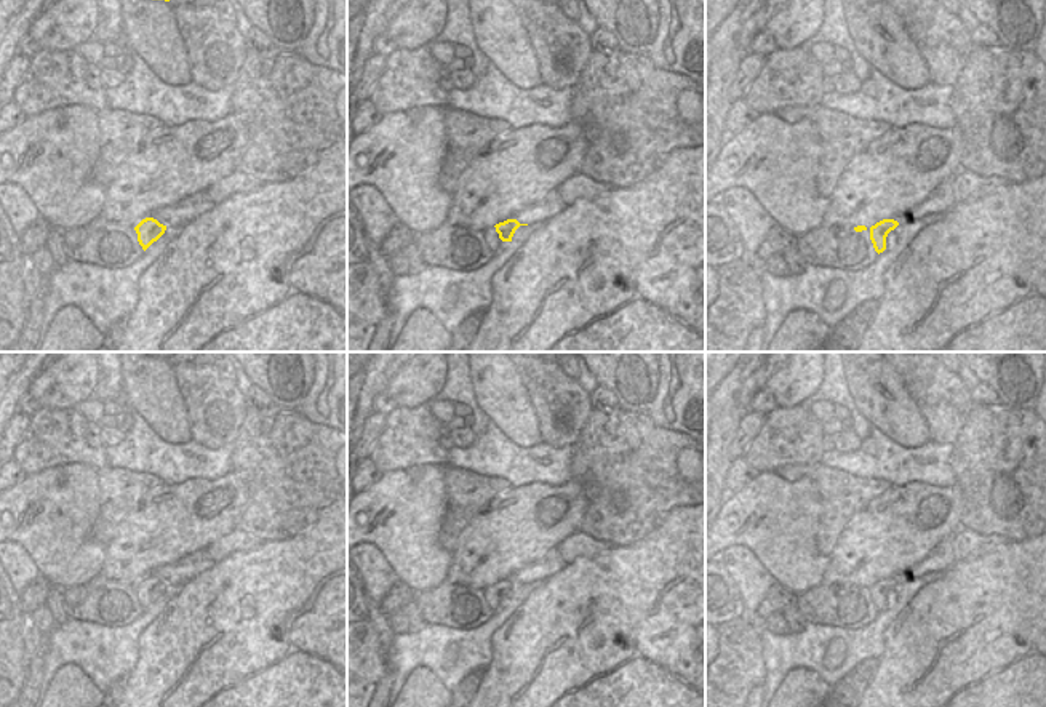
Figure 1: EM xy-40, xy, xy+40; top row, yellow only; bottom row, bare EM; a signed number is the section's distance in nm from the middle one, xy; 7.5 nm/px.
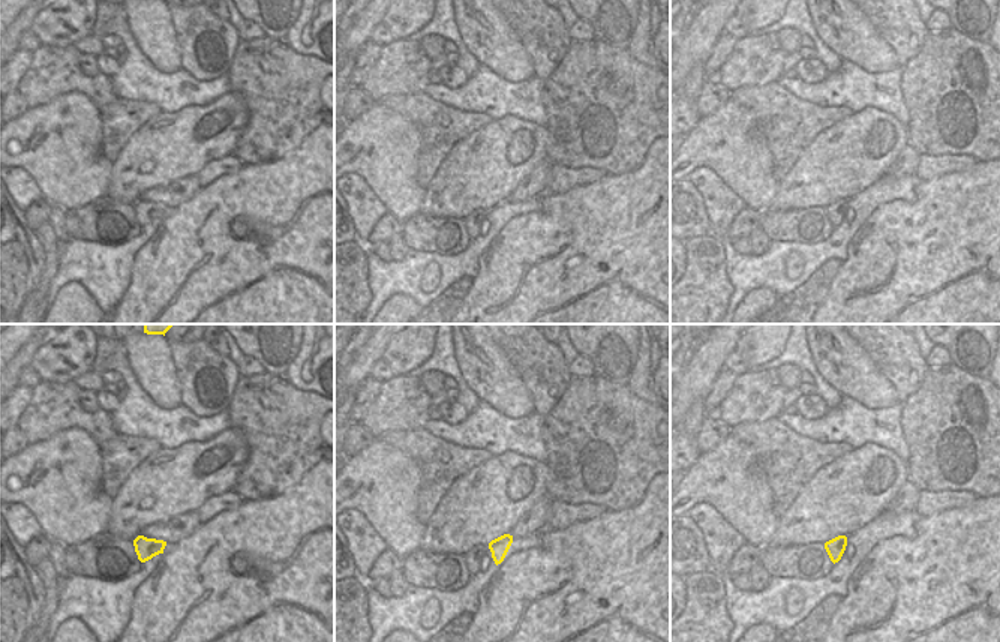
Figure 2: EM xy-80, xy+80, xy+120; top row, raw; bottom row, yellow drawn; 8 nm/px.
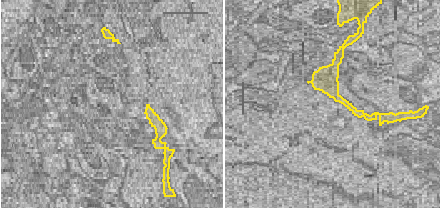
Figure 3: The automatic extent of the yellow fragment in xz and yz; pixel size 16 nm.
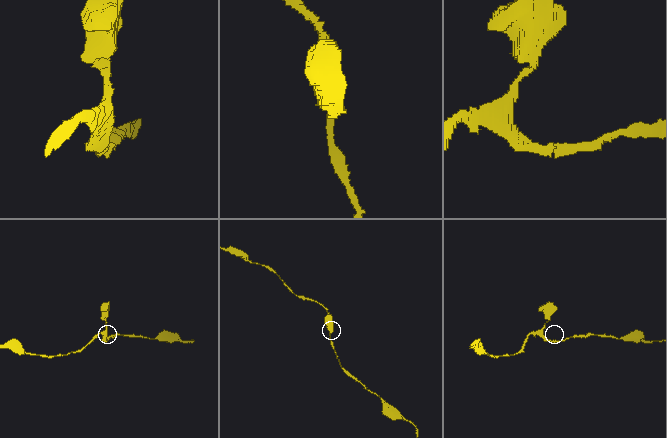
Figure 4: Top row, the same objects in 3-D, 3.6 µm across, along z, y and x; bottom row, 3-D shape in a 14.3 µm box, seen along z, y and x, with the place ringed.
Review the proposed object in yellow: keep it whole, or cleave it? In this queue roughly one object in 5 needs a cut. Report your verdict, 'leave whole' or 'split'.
leave whole

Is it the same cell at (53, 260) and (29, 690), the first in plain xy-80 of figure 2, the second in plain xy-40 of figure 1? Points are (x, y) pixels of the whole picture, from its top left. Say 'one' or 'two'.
one

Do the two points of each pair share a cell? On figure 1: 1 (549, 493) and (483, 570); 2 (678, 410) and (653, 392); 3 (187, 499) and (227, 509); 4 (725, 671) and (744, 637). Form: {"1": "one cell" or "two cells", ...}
{"1": "one cell", "2": "two cells", "3": "one cell", "4": "one cell"}

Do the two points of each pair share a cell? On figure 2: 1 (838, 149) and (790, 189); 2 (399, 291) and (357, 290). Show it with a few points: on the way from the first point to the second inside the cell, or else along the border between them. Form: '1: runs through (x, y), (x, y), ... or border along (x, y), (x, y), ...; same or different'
1: runs through (826, 161), (802, 185); same
2: border along (389, 257), (392, 299), (386, 308); different

